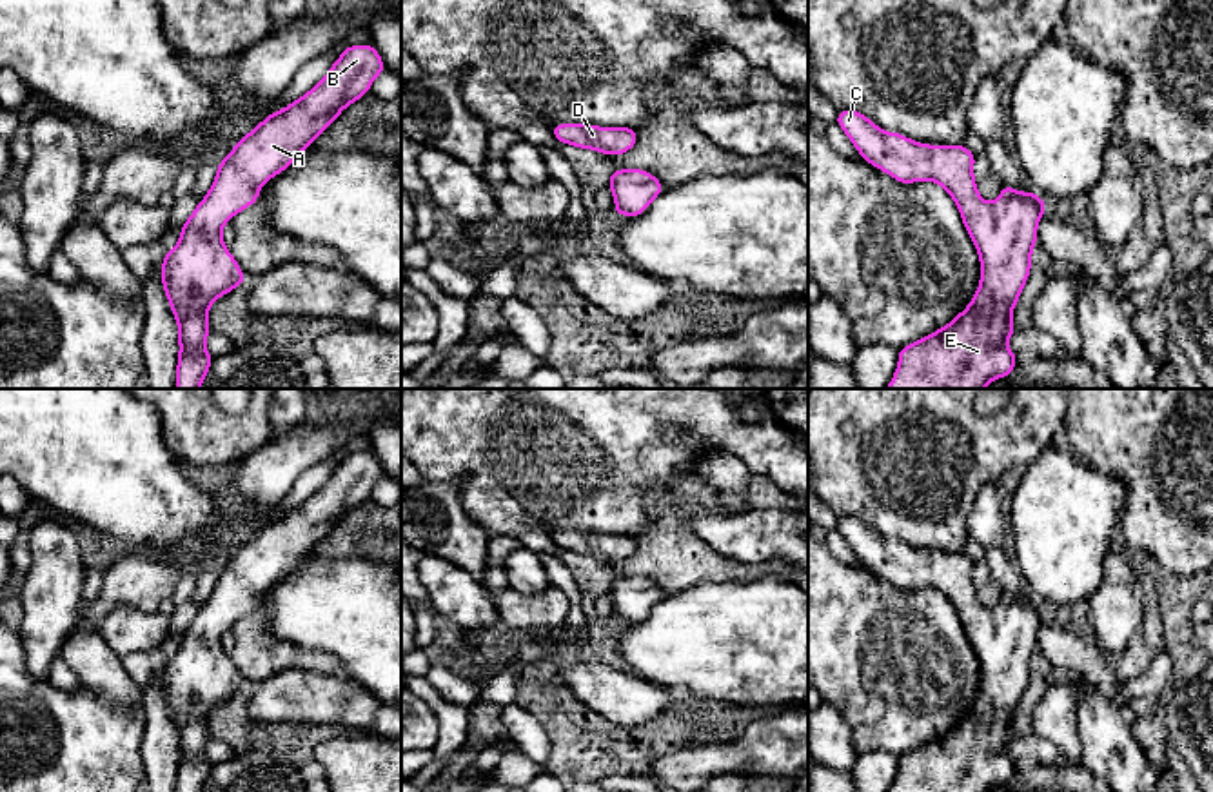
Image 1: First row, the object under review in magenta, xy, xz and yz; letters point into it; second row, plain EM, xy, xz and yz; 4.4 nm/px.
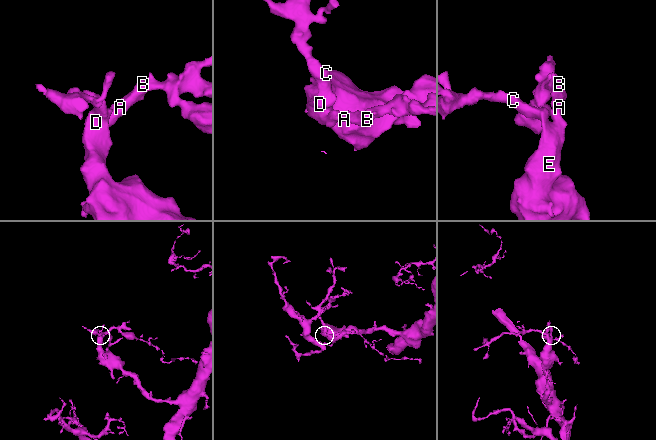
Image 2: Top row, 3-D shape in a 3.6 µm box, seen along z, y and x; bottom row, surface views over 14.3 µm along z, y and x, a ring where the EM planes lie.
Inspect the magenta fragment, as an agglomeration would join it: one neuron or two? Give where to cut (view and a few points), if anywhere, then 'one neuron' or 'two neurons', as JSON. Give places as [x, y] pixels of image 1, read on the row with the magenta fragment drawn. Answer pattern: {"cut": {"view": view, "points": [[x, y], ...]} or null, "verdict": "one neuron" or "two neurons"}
{"cut": null, "verdict": "one neuron"}

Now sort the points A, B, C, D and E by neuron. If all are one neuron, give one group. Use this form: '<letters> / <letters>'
A B C D E

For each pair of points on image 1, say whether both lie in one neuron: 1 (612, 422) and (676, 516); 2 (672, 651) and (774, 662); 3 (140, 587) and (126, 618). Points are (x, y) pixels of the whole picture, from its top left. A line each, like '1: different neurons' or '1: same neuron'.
1: different neurons
2: same neuron
3: different neurons

